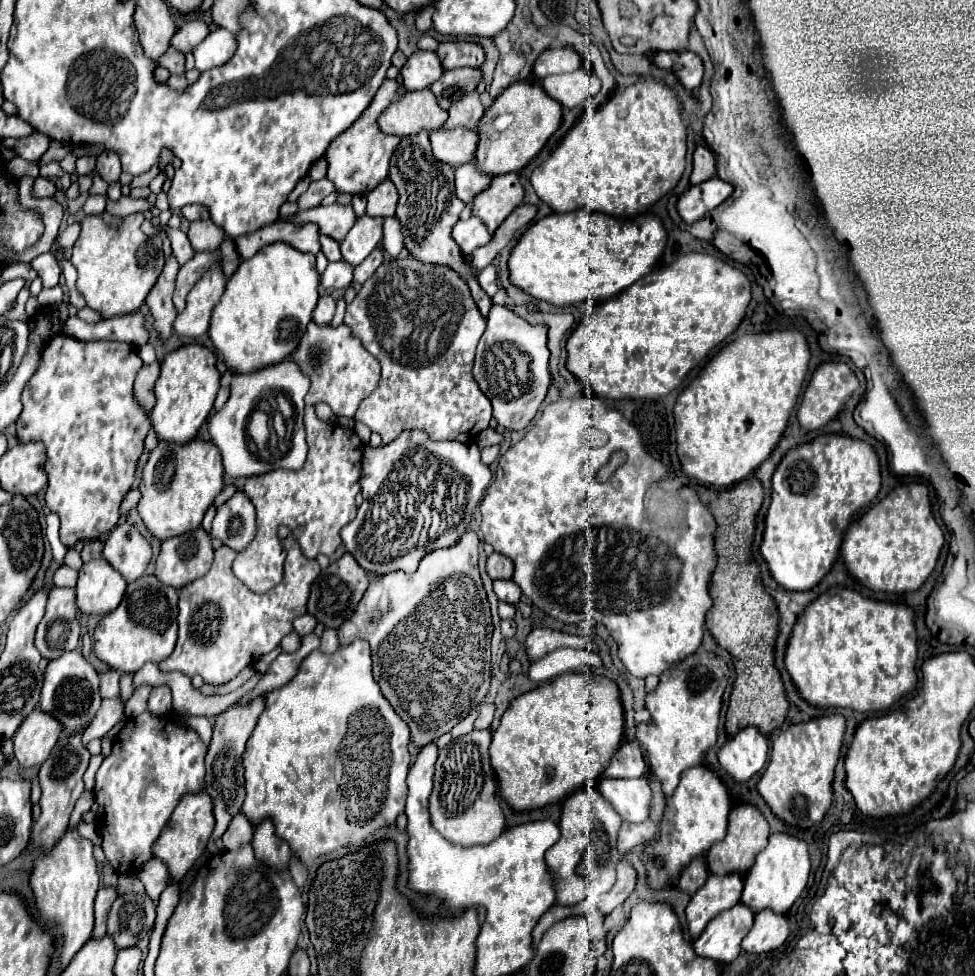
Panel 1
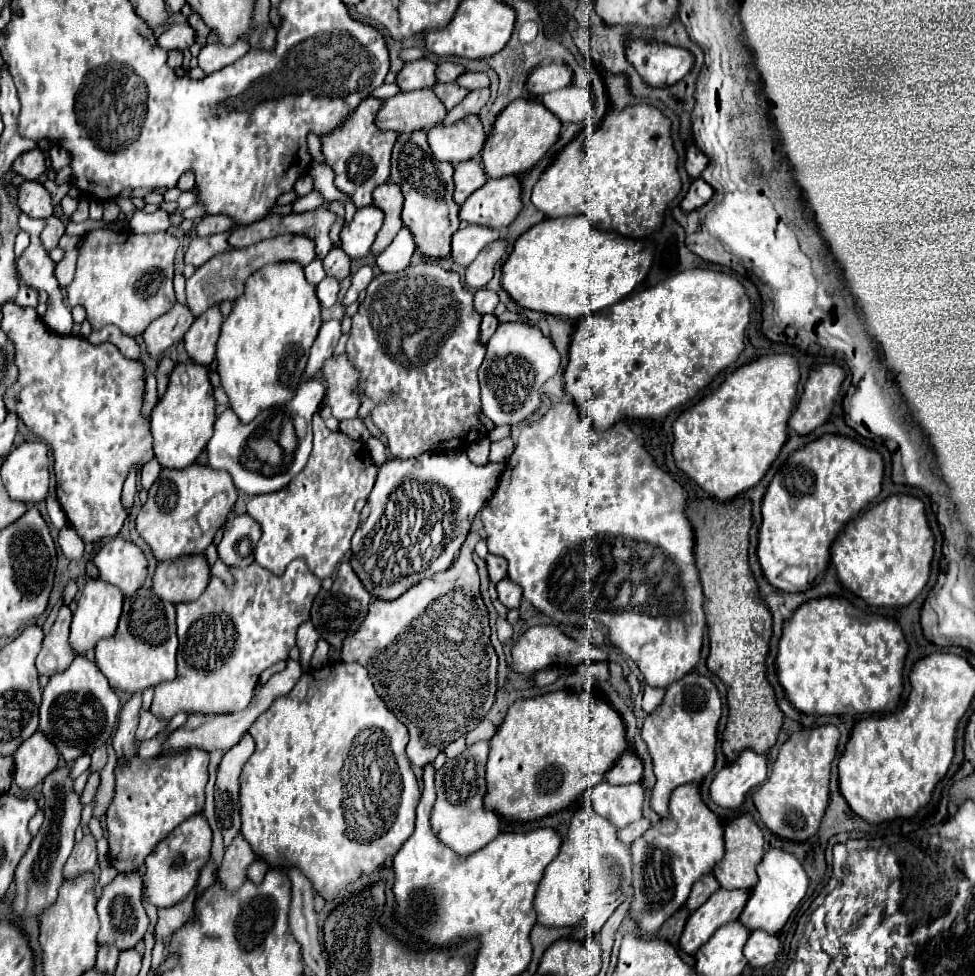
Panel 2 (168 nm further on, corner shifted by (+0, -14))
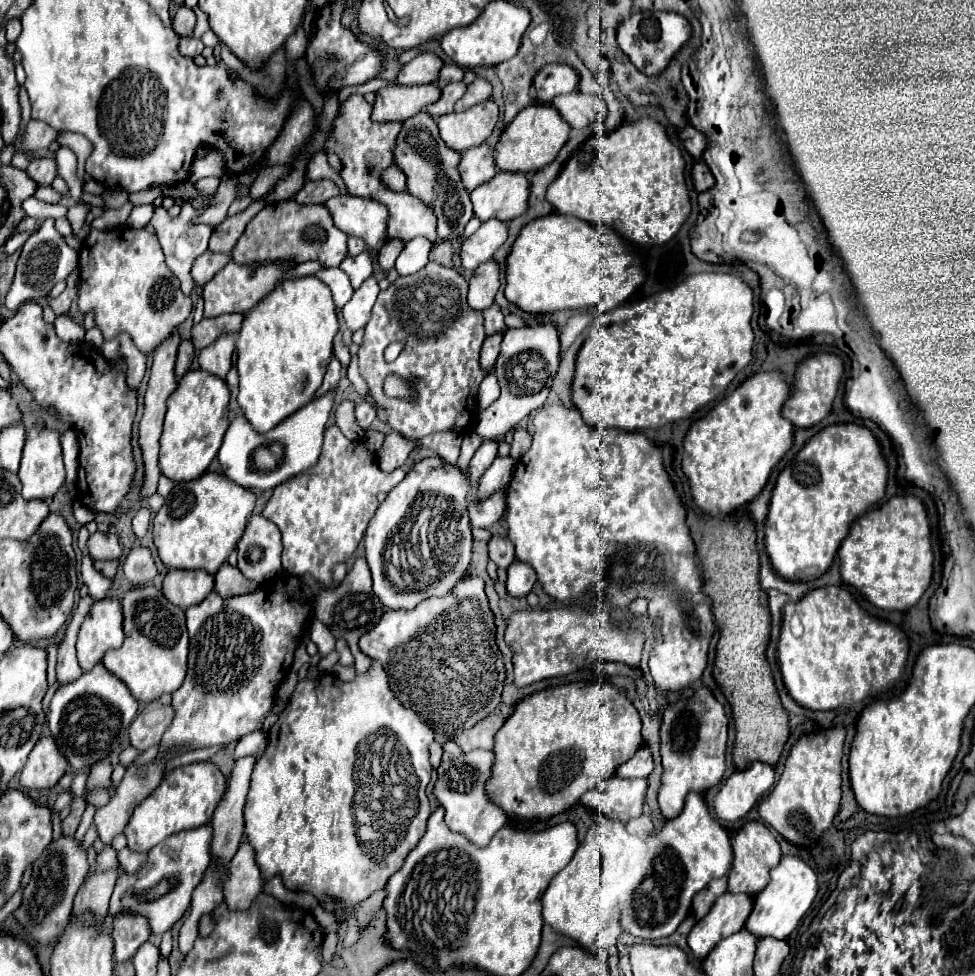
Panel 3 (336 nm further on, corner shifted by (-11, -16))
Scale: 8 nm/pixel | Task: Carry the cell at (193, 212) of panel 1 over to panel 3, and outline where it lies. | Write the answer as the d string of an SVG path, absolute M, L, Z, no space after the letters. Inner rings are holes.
M256 200L252 202L244 212L228 216L222 224L218 224L212 232L210 238L210 250L212 252L222 252L222 254L230 254L232 248L236 246L238 238L242 236L246 224L260 212L260 208L264 208L264 200Z

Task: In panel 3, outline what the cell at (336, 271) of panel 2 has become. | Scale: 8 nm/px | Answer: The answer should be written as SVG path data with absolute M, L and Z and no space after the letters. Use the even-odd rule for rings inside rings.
M362 252L362 254L358 254L358 256L348 256L348 258L344 258L342 260L342 264L340 264L340 268L348 274L348 278L350 278L350 282L352 282L352 286L354 288L360 288L362 286L362 282L372 274L372 258L368 256L368 252Z

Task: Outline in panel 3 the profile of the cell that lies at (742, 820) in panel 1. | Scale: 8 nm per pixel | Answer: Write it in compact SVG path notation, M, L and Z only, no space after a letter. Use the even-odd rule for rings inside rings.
M746 822L732 836L732 848L734 848L734 860L728 872L728 892L754 896L756 892L760 892L760 888L764 888L764 884L768 884L768 872L780 862L782 858L780 844L762 822Z

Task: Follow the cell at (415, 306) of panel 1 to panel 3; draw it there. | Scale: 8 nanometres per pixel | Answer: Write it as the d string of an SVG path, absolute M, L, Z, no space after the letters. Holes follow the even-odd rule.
M428 262L420 272L392 282L386 290L380 292L374 304L372 318L366 326L364 344L360 346L360 352L358 352L358 366L360 366L362 378L370 388L372 398L388 410L390 428L400 432L406 438L424 438L432 432L444 432L444 430L452 430L452 432L456 430L458 434L468 434L476 424L476 416L478 416L476 390L480 382L486 378L484 370L478 364L478 358L480 358L480 348L486 338L486 332L484 332L482 312L476 312L468 306L466 294L468 294L468 282L456 270L440 266L436 262ZM396 338L404 340L404 348L394 362L386 362L384 348L390 342L396 342ZM392 372L400 374L402 378L418 380L416 402L390 398L382 392L384 378Z

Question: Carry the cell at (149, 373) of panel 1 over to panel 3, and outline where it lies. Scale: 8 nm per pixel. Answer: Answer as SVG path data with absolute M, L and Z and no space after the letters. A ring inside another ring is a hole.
M182 340L178 346L178 358L176 358L176 380L180 380L184 376L184 372L188 372L194 356L196 356L196 350L194 350L192 342Z

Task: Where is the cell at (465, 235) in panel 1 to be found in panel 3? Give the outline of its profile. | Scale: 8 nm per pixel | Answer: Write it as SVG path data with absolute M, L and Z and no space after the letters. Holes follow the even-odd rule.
M496 218L482 222L482 226L468 240L464 240L460 248L462 266L466 270L474 270L482 262L490 260L492 254L506 242L506 238L508 238L506 222L496 220Z

